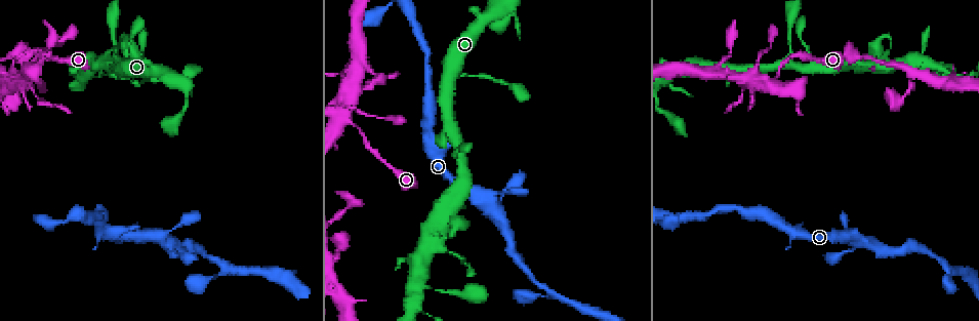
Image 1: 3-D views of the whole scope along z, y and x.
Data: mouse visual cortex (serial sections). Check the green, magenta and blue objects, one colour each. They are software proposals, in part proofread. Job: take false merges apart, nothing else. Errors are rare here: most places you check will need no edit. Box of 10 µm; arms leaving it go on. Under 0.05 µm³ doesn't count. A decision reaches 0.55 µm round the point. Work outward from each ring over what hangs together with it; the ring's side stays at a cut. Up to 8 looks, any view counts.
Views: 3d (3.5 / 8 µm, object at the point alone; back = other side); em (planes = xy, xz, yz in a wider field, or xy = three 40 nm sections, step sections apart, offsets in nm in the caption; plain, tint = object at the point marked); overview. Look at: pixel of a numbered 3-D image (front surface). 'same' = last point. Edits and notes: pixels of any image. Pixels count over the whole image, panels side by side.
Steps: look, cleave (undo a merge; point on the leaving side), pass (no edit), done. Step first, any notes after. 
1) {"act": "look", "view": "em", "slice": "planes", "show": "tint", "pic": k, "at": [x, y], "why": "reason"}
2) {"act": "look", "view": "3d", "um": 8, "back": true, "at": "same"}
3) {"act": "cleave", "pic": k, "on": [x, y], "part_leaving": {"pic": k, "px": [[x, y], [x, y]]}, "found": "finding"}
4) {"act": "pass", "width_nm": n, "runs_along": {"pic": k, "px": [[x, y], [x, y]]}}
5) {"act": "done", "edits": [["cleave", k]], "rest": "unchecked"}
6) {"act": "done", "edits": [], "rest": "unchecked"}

{"act": "look", "view": "3d", "um": 3.5, "pic": 1, "at": [342, 117], "why": "thin neck"}

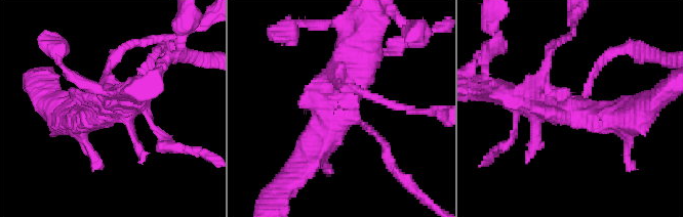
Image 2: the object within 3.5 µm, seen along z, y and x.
{"act": "look", "view": "em", "slice": "planes", "show": "tint", "pic": 2, "at": [341, 103], "why": "need the tissue"}

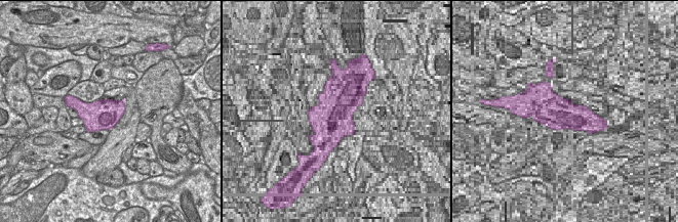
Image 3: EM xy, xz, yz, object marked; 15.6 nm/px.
{"act": "look", "view": "em", "slice": "xy", "step": 2, "show": "tint", "at": "same", "why": "another direction"}

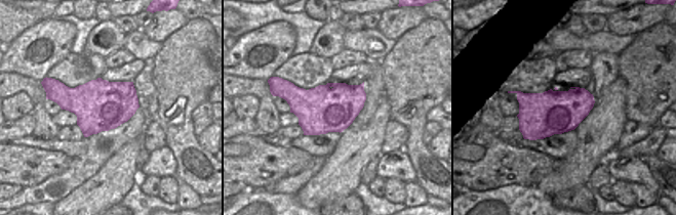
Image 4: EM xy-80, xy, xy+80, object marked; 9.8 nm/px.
{"act": "pass", "width_nm": 480, "runs_along": {"pic": 2, "px": [[600, 64], [576, 105], [506, 92]]}, "found": "one cell here"}

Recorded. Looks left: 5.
{"act": "look", "view": "3d", "um": 3.5, "pic": 1, "at": [787, 64], "why": "branch point"}

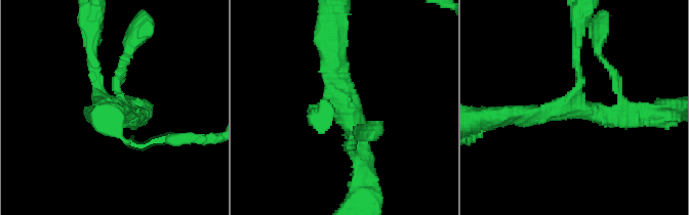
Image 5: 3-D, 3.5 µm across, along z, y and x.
{"act": "pass", "arms": 3, "runs_along": {"pic": 5, "px": [[335, 46], [332, 75], [364, 169]]}, "found": "all the same cell"}

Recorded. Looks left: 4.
{"act": "look", "view": "3d", "um": 3.5, "pic": 1, "at": [415, 282], "why": "arms run side by side"}

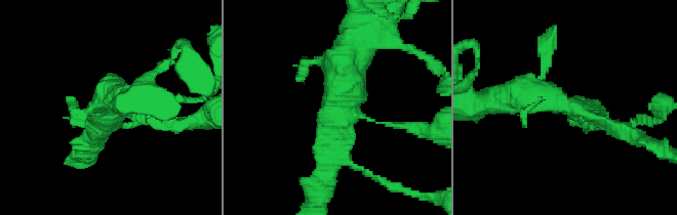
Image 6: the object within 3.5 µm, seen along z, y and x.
{"act": "look", "view": "em", "slice": "xy", "step": 3, "show": "tint", "pic": 6, "at": [568, 105]}

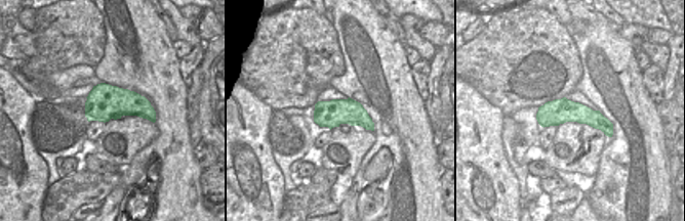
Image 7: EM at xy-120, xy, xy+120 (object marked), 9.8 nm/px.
{"act": "pass", "found": "all the same cell"}

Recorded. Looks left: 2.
{"act": "look", "view": "3d", "um": 3.5, "pic": 1, "at": [891, 42], "why": "sharp bend"}

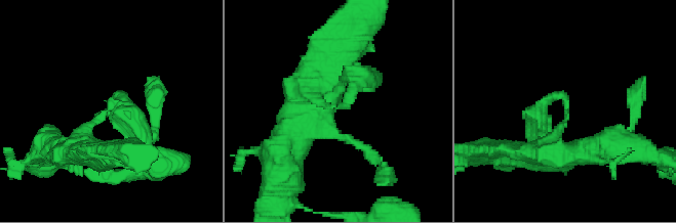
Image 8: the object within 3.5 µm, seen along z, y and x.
{"act": "look", "view": "em", "slice": "xy", "step": 3, "show": "tint", "pic": 8, "at": [109, 108], "arm_widths_nm": [350, 400], "why": "need the tissue"}

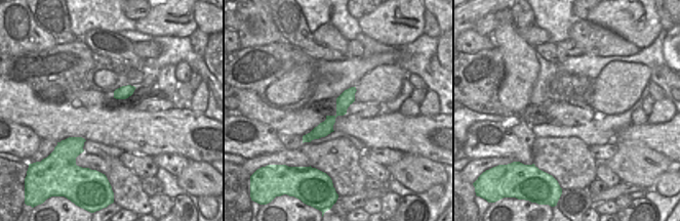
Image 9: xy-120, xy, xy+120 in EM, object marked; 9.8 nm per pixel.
{"act": "pass", "width_nm": 140, "runs_along": {"pic": 8, "px": [[92, 151], [83, 133], [118, 95], [136, 129]]}, "found": "one cell here"}

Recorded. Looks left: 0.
{"act": "done", "edits": [], "rest": "unchecked"}

